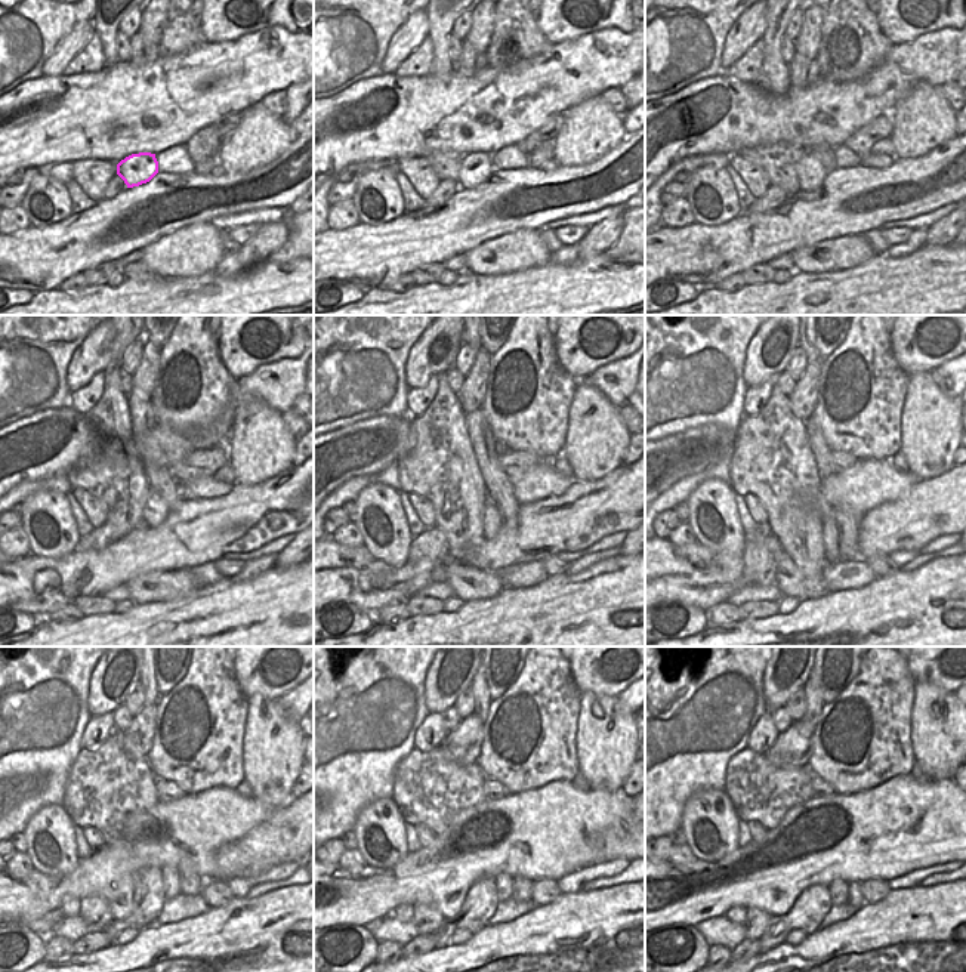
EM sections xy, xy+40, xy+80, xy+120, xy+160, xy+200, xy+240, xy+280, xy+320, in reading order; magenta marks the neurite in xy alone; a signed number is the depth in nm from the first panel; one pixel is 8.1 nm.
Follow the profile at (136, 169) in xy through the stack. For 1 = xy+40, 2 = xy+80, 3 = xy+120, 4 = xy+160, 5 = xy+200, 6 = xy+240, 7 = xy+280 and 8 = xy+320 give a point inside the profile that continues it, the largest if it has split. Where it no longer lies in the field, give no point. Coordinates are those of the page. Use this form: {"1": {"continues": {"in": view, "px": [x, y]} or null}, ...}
{"1": {"continues": {"in": "xy+40", "px": [477, 167]}}, "2": {"continues": {"in": "xy+80", "px": [811, 173]}}, "3": {"continues": {"in": "xy+120", "px": [156, 511]}}, "4": {"continues": {"in": "xy+160", "px": [493, 522]}}, "5": {"continues": {"in": "xy+200", "px": [830, 534]}}, "6": {"continues": {"in": "xy+240", "px": [169, 875]}}, "7": {"continues": {"in": "xy+280", "px": [505, 883]}}, "8": {"continues": {"in": "xy+320", "px": [838, 888]}}}

